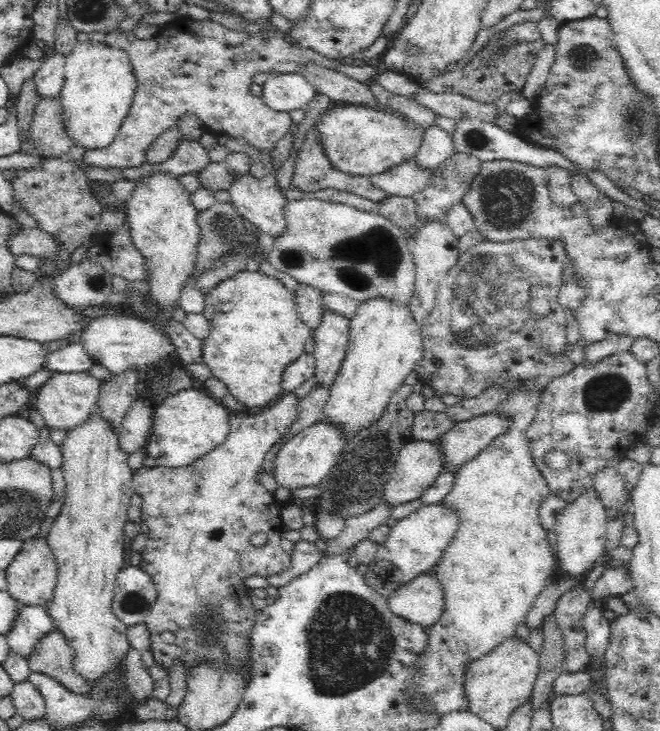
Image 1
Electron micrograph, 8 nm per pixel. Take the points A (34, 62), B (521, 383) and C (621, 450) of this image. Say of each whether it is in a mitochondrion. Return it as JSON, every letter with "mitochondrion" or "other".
{"A":"other","B":"other","C":"other"}

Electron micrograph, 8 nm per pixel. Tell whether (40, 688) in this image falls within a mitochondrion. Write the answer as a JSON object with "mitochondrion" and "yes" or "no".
{"mitochondrion":"no"}

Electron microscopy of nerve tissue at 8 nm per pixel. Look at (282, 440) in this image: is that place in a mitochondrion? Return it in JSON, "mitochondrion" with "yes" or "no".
{"mitochondrion":"no"}

